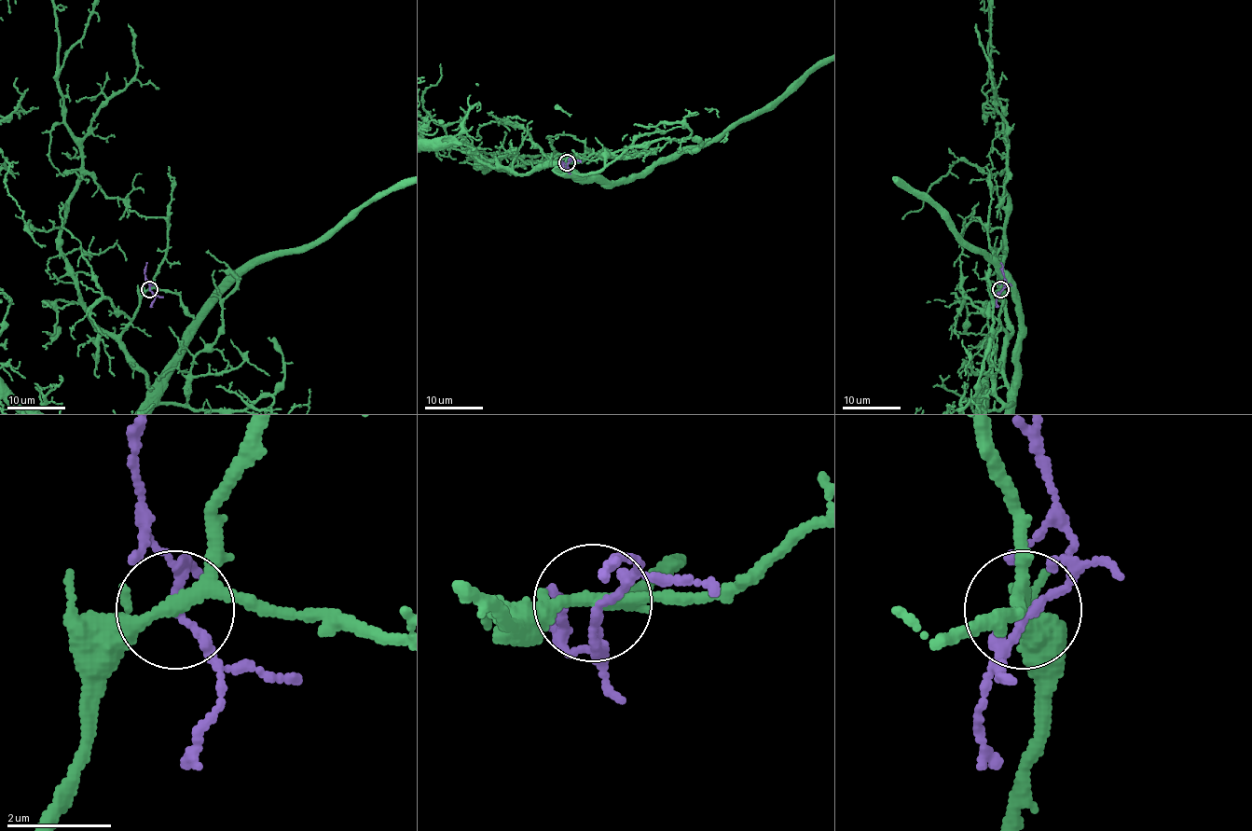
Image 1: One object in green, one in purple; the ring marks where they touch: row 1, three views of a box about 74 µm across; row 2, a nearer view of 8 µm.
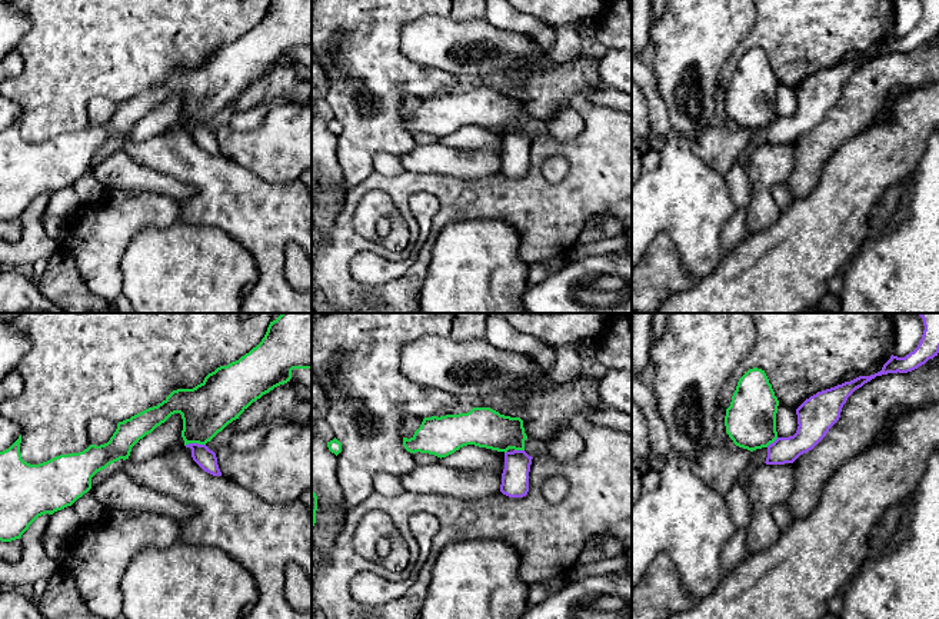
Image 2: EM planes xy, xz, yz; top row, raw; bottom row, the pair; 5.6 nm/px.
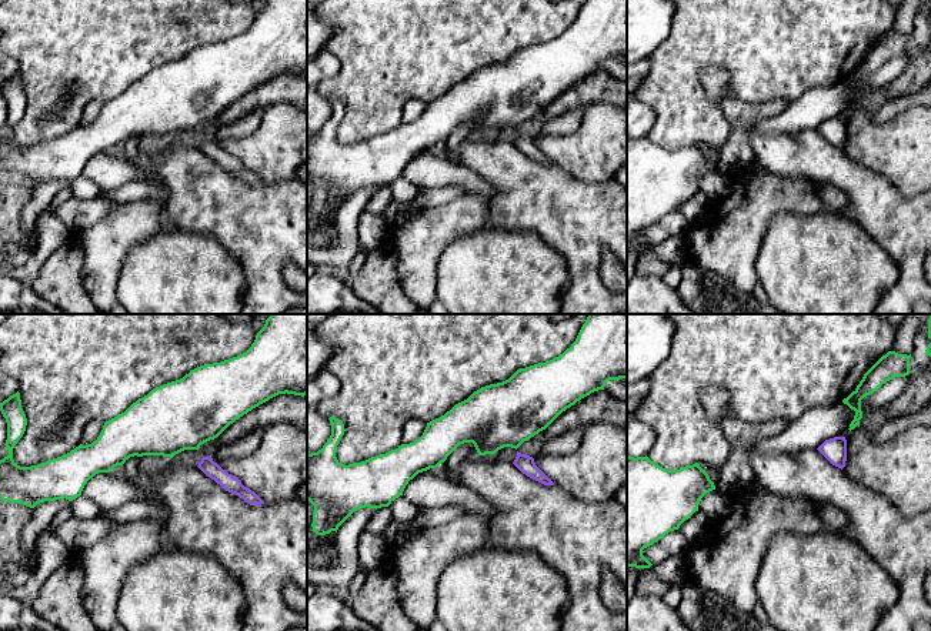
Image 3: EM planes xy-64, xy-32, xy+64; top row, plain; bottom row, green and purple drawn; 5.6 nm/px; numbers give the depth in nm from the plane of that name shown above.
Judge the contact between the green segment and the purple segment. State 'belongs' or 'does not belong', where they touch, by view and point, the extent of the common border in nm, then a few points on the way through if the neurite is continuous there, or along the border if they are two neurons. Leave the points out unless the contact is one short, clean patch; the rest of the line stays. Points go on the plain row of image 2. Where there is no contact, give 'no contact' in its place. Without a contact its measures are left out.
does not belong; meets green in xy at (195, 122); contact 120 nm long; border along xy (205, 123), (185, 125)

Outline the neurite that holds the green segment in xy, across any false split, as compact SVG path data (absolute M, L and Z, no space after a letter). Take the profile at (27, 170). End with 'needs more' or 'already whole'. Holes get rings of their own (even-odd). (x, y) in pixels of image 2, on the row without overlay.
M273 0L262 21L239 40L220 46L209 53L204 60L193 69L173 70L162 83L149 87L130 99L117 103L117 109L104 124L90 124L79 133L56 136L39 144L30 144L21 139L19 119L6 130L0 132L0 220L11 222L20 219L29 206L41 194L53 194L67 186L71 186L79 177L91 169L91 157L106 149L109 144L129 139L131 127L151 113L157 106L164 103L172 94L180 93L183 99L182 117L184 126L189 123L206 124L229 103L239 96L257 79L274 67L287 63L292 59L293 49L312 49L312 0Z; already whole

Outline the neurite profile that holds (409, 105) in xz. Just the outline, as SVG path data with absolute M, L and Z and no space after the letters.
M404 97L400 101L400 112L403 114L403 117L413 117L414 112L420 107L423 99L419 97Z

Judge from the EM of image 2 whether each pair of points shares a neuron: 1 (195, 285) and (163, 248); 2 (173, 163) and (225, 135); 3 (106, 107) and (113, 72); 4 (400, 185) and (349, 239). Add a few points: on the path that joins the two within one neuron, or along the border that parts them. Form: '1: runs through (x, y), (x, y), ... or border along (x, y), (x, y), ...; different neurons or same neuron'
1: runs through (186, 276), (166, 256); same neuron
2: border along (222, 155), (252, 170); different neurons
3: border along (116, 102), (93, 96), (87, 102), (89, 123); different neurons
4: runs through (379, 185), (365, 186), (350, 200), (346, 218); same neuron

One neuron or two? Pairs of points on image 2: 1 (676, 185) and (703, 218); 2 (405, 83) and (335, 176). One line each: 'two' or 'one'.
1: one
2: two

